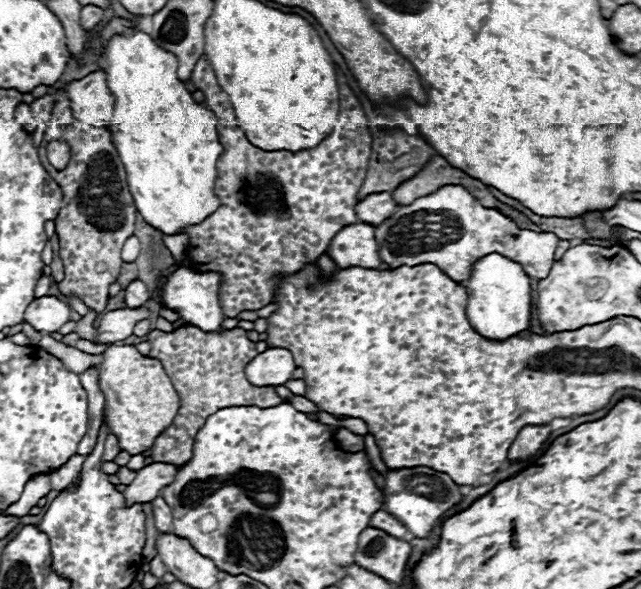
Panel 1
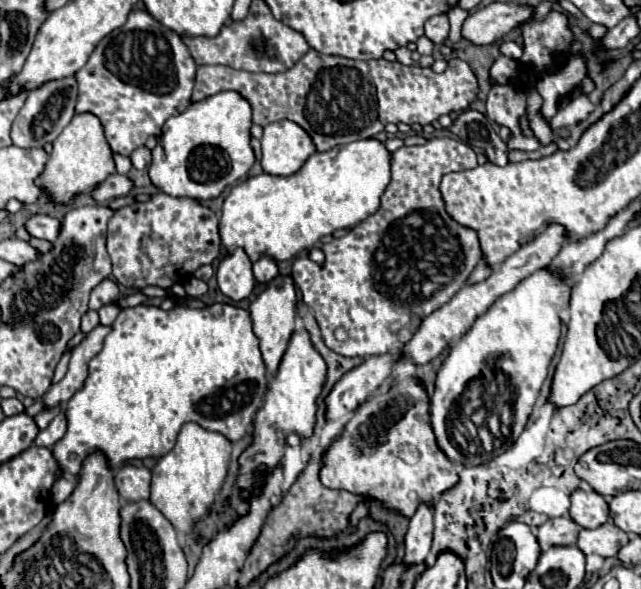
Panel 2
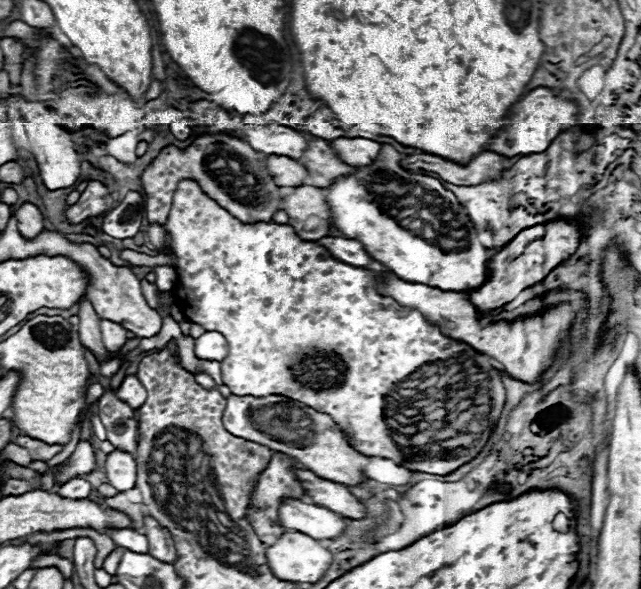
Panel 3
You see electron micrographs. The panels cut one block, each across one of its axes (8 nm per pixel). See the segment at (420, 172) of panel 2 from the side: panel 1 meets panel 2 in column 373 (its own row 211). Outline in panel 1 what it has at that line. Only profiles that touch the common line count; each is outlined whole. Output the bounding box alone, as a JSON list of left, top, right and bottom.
[184,56,372,318]

